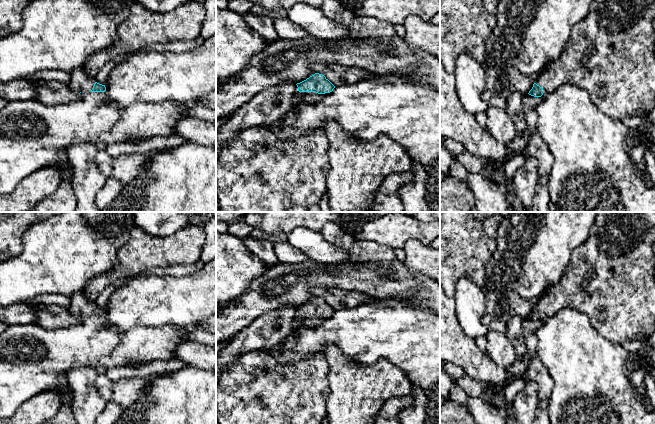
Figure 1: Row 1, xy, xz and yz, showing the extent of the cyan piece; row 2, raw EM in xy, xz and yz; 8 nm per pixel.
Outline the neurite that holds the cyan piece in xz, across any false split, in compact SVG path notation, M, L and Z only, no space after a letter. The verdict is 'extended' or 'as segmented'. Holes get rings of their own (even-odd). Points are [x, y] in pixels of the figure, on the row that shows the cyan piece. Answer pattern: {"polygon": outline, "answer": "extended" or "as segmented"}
{"polygon": "M315 73L296 85L299 92L294 96L293 106L297 106L300 102L313 103L321 94L330 93L335 88L324 75L319 73Z", "answer": "extended"}

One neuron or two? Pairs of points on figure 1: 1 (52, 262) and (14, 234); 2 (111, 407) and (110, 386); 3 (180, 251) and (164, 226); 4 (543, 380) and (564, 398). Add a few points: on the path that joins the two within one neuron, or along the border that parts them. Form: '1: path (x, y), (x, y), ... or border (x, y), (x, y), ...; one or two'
1: border (38, 223), (25, 232), (22, 250), (10, 258); two
2: border (107, 402), (114, 401), (123, 410); two
3: border (190, 223), (170, 235), (152, 236), (147, 234); two
4: border (544, 366), (552, 380), (552, 392), (548, 411); two

